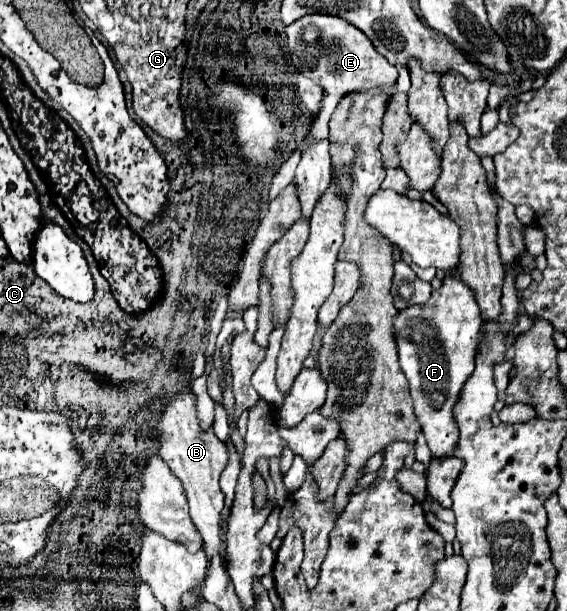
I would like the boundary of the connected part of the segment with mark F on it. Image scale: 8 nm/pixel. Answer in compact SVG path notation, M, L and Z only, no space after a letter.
M446 274L442 286L432 292L430 300L420 306L408 306L394 316L394 334L400 368L410 382L414 412L428 440L432 456L450 456L458 440L454 428L454 400L462 384L474 370L474 352L482 330L482 316L474 290L458 274Z

